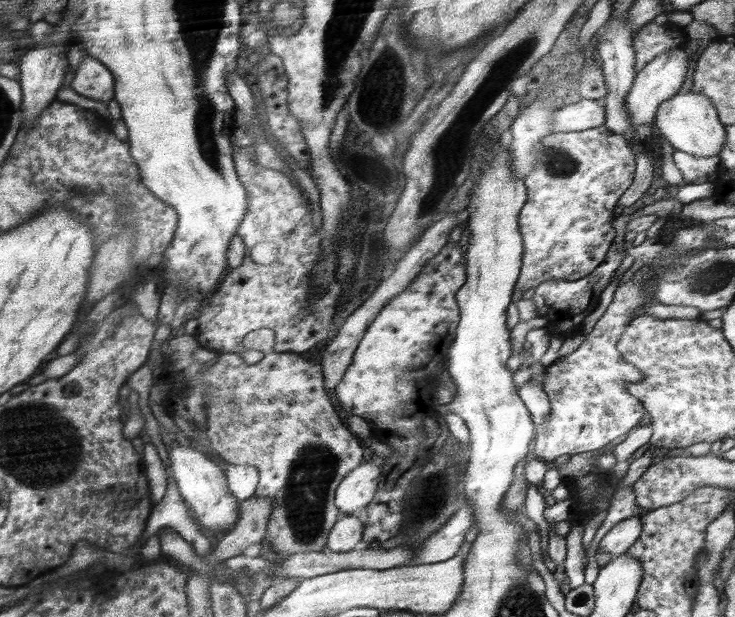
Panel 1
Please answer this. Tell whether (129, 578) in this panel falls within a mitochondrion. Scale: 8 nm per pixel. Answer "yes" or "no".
yes

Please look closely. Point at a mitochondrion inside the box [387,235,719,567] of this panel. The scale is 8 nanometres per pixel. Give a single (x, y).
(432, 494)

